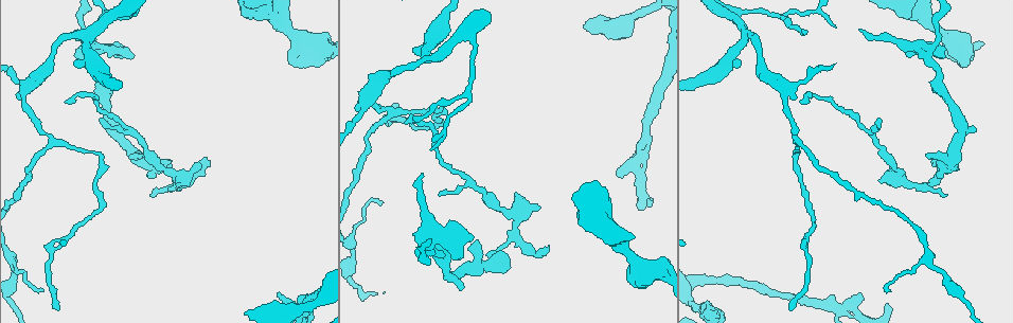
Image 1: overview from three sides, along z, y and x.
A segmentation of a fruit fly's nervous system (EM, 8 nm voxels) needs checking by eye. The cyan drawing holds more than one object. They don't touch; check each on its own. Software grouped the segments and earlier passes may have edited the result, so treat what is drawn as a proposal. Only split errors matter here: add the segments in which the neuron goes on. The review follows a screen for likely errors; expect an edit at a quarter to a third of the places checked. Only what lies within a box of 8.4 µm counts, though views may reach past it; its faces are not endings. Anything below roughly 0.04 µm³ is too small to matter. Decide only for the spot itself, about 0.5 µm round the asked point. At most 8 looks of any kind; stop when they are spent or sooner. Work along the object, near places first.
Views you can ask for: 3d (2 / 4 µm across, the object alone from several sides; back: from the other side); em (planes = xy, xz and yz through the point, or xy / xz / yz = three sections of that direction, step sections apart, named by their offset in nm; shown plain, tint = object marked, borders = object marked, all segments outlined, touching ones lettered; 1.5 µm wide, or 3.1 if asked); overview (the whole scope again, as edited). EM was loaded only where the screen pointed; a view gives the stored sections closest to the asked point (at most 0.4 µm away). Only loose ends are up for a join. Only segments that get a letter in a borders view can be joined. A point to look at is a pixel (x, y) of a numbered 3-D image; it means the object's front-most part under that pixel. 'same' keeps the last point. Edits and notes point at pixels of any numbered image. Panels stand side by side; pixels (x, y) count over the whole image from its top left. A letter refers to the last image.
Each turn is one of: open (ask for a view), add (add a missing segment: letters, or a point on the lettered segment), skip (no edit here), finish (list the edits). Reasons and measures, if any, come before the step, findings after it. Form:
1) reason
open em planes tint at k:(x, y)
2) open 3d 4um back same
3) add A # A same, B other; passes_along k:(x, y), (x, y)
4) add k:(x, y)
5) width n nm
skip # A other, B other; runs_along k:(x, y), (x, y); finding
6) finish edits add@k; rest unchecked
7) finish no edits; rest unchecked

branch stops here
open 3d 2um at 1:(927, 153)

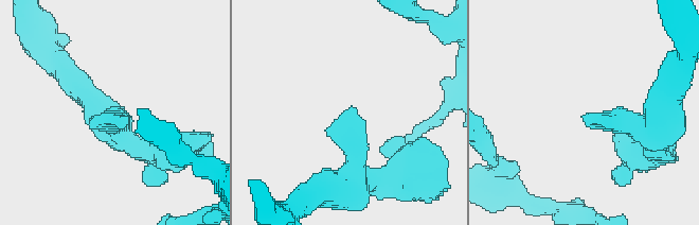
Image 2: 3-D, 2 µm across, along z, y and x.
need the tissue
open em planes borders at 2:(585, 117)

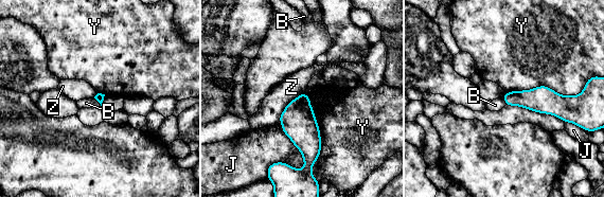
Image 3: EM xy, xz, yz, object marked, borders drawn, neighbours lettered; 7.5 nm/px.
skip # B other, J other, Y other, Z other; border 3:(505, 91), (546, 85), (579, 94); none of them fits

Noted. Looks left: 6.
branch stops here
open em yz step 8 borders at 1:(548, 246)

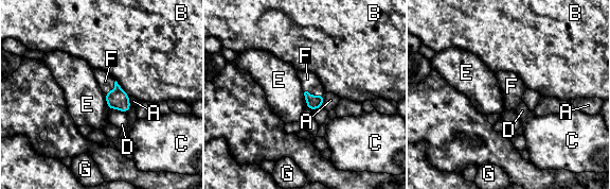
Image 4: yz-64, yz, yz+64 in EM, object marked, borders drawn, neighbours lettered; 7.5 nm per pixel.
width 110 nm
add F # A other, B other, C other, D other, E other, F same, G other; the neuron continues

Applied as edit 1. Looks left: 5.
open overview

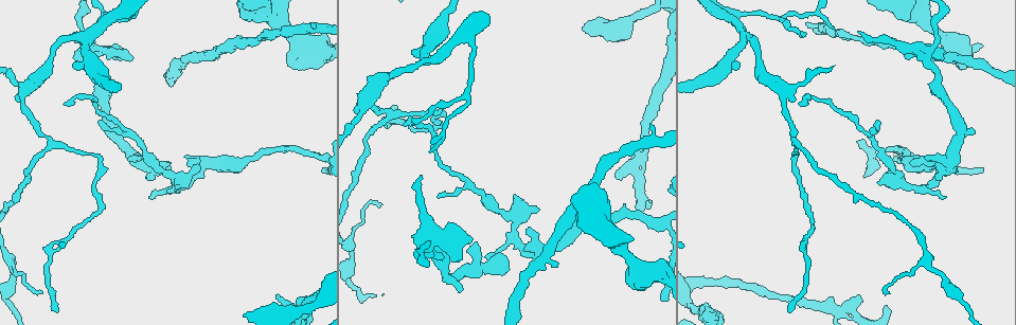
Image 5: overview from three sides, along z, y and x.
branch stops here
open em xz step 4 tint at 5:(634, 282)

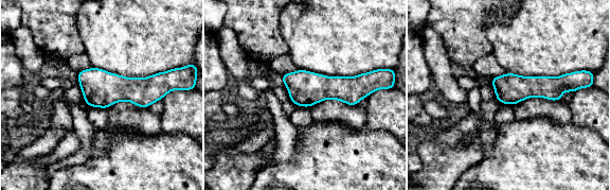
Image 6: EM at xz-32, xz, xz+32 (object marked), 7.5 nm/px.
cut it another way
open em planes borders same

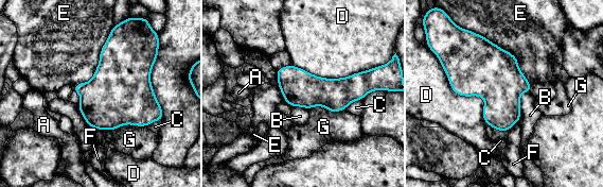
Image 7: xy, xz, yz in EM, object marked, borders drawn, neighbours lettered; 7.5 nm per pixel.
width 280 nm; longest_contact E 650 nm
skip # A other, B other, C other, D other, E other, F other, G other; none of them fits

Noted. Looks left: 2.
tapers out
open 3d 4um at 5:(615, 177)

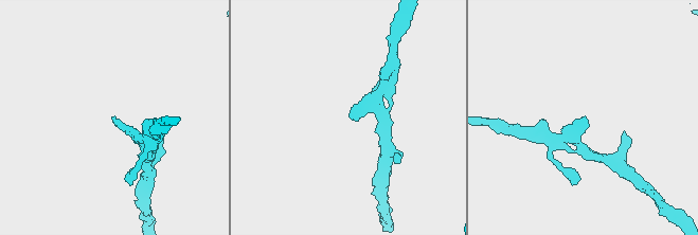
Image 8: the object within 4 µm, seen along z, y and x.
open em planes borders at 8:(114, 116)

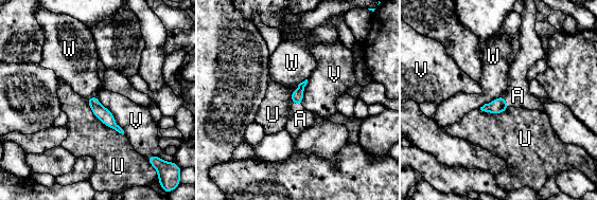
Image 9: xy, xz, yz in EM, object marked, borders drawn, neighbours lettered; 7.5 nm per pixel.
width 100 nm
add A # A same, U other, V other, W other; passes_along 9:(499, 105), (505, 101), (518, 95); it goes on there

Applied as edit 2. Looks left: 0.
finish edits add@4, add@9; rest unchecked

